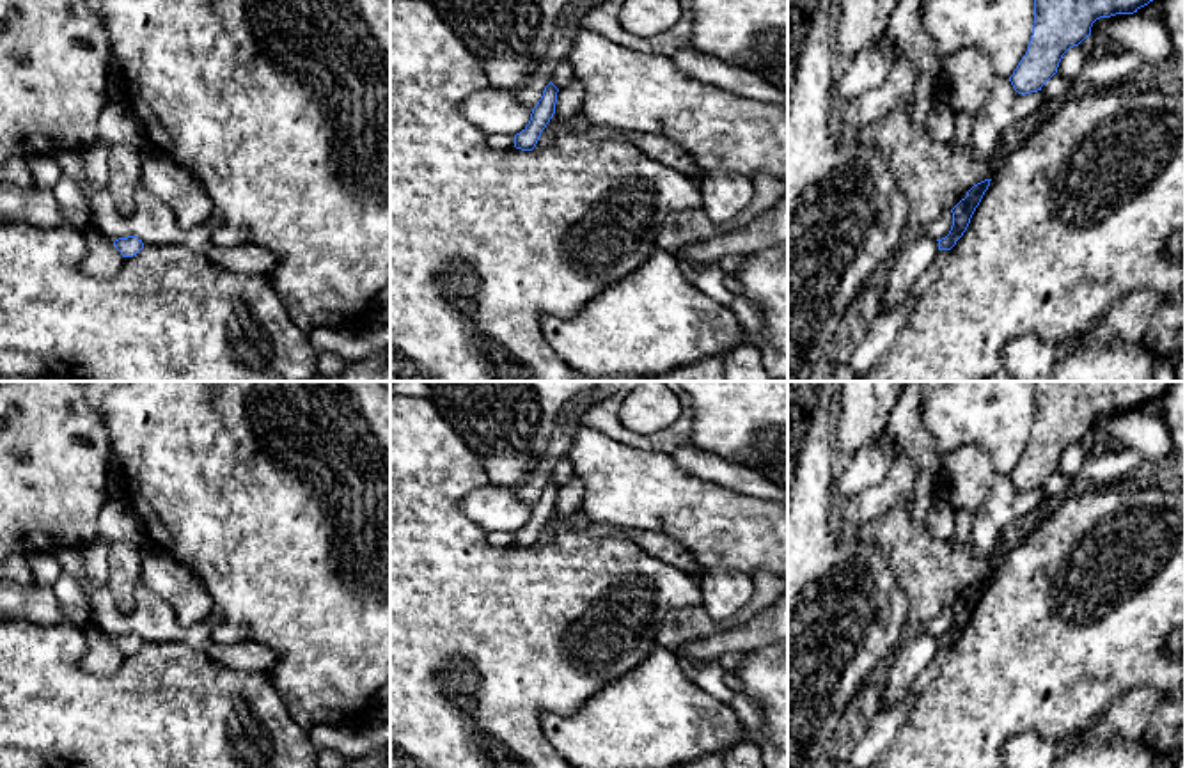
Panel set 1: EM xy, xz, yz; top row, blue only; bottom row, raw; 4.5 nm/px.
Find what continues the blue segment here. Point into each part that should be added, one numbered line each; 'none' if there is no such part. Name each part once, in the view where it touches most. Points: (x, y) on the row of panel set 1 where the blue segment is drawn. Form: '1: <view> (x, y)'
none

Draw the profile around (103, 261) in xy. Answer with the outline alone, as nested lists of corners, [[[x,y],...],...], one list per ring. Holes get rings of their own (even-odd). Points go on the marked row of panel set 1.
[[[60,177],[53,186],[53,193],[64,220],[73,227],[85,231],[87,255],[82,261],[80,270],[96,278],[115,278],[124,257],[112,239],[89,225],[89,206],[82,188],[75,181]]]

